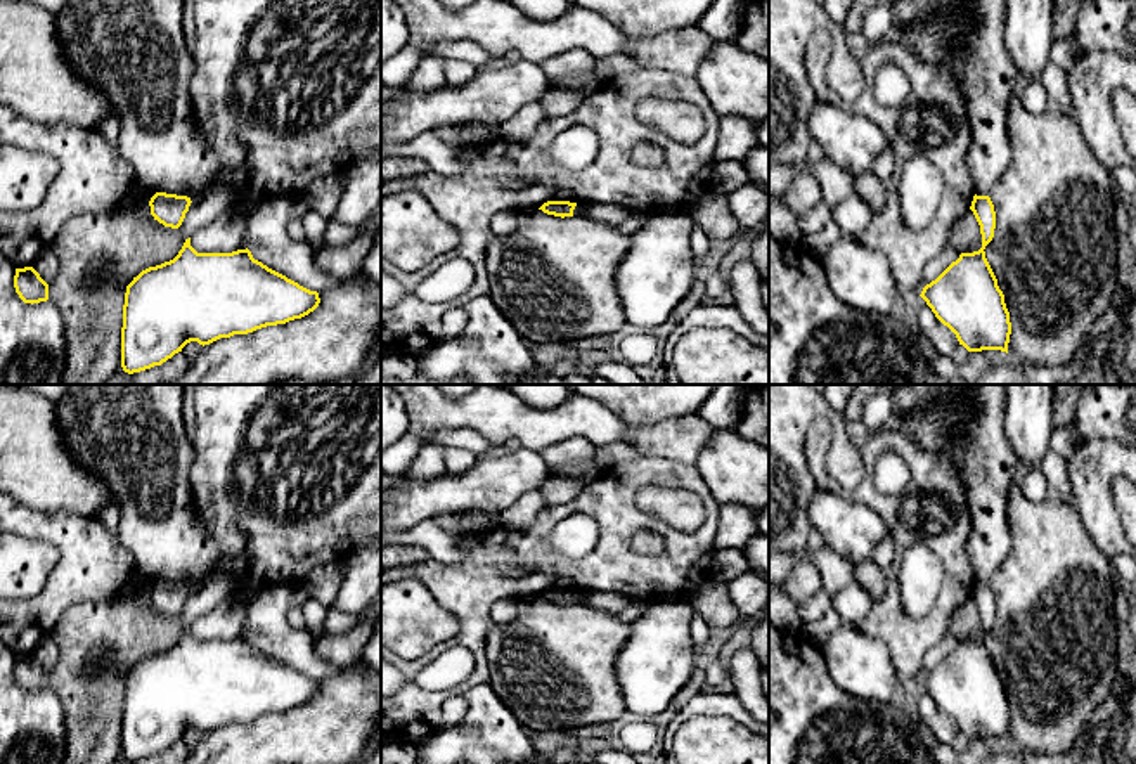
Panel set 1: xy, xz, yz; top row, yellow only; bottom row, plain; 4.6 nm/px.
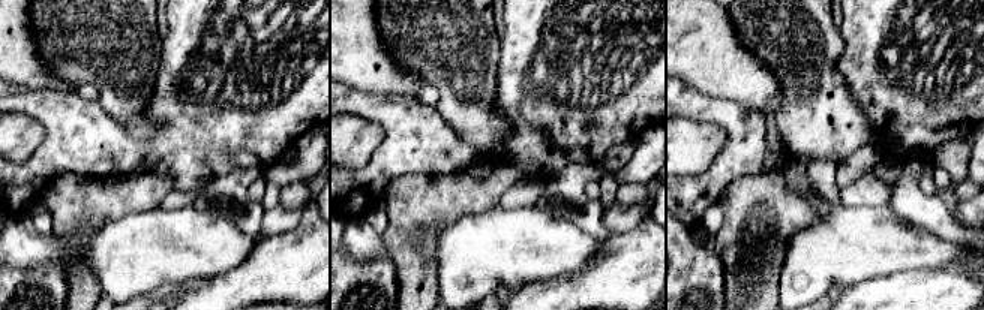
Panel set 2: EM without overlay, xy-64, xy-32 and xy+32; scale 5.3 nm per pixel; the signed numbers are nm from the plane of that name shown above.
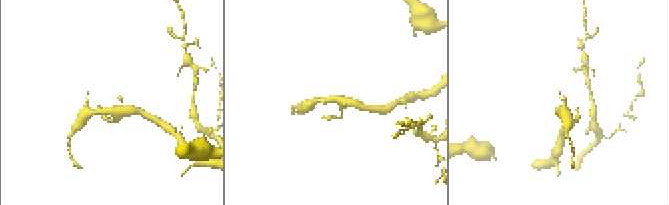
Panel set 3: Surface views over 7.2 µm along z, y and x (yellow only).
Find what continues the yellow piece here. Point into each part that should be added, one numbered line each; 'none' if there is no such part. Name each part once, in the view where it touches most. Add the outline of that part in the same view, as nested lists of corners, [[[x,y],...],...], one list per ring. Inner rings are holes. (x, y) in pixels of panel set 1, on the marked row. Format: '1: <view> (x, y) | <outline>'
none

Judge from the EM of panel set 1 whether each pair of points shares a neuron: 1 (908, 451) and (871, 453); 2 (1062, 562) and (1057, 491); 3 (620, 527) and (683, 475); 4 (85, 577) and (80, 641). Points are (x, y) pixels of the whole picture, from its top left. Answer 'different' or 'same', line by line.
1: same
2: different
3: same
4: different

